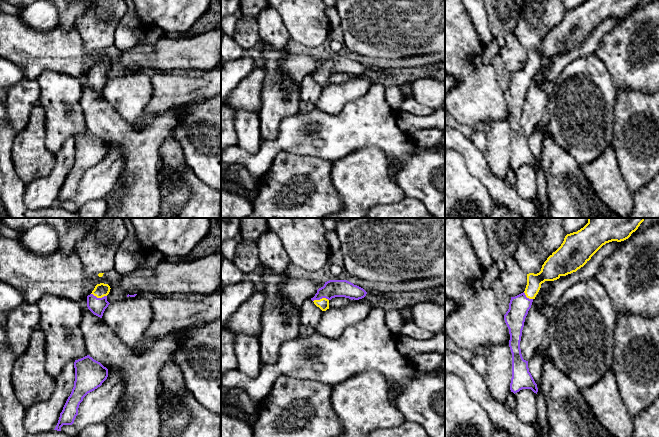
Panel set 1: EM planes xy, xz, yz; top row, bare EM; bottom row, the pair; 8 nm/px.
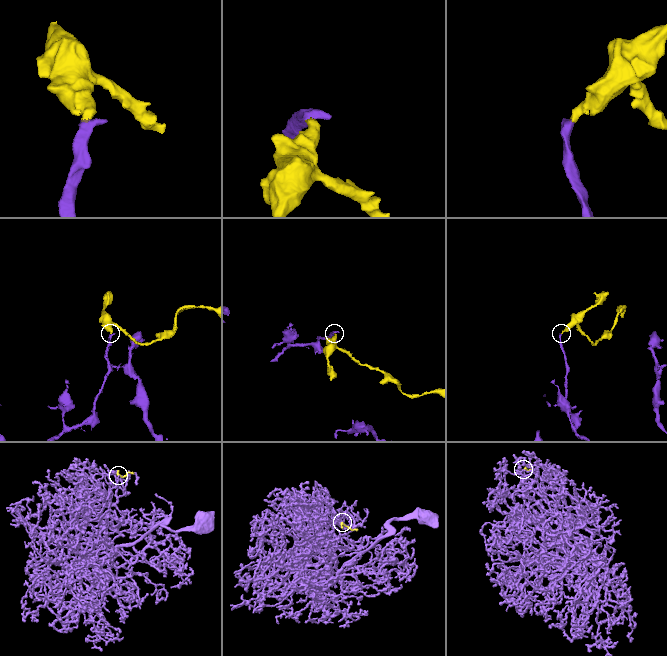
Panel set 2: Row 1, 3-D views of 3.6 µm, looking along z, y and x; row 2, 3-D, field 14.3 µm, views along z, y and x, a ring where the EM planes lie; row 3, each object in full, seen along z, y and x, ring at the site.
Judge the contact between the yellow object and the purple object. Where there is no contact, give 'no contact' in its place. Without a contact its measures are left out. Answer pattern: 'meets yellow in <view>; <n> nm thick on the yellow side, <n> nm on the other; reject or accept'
meets yellow in xy; 110 nm thick on the yellow side, 140 nm on the other; accept

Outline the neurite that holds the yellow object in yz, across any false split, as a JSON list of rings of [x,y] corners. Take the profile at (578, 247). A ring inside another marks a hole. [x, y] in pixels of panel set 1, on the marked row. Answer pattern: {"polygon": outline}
{"polygon": [[[588,218],[583,228],[565,236],[561,246],[547,258],[539,273],[527,274],[525,291],[511,297],[509,309],[504,315],[512,353],[511,392],[515,394],[522,389],[538,392],[528,361],[522,357],[520,341],[525,318],[541,284],[576,272],[606,243],[628,239],[643,221],[644,218]]]}

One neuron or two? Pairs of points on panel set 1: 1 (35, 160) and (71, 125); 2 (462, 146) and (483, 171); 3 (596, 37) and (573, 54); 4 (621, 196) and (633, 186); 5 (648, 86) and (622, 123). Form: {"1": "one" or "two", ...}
{"1": "two", "2": "one", "3": "one", "4": "two", "5": "two"}

